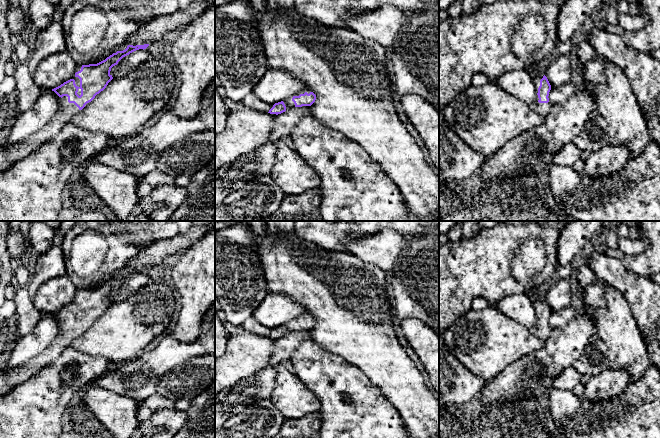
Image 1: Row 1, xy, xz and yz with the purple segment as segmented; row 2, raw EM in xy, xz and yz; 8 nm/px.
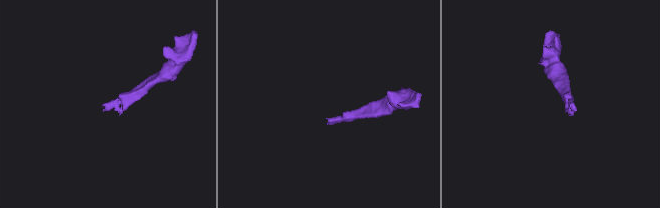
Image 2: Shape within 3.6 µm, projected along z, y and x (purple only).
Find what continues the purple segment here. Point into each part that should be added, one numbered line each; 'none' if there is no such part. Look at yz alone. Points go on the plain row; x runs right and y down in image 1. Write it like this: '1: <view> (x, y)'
1: yz (536, 303)

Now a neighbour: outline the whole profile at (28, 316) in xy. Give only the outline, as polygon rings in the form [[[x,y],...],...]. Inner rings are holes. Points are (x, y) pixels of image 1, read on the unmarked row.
[[[27,287],[17,289],[13,301],[16,305],[20,337],[23,337],[32,332],[39,322],[42,312],[33,305]]]

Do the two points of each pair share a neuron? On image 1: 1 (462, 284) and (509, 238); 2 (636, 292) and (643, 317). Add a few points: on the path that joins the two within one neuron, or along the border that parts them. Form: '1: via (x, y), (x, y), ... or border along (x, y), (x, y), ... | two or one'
1: via (474, 272), (497, 249) | one
2: via (642, 298), (643, 311) | one

